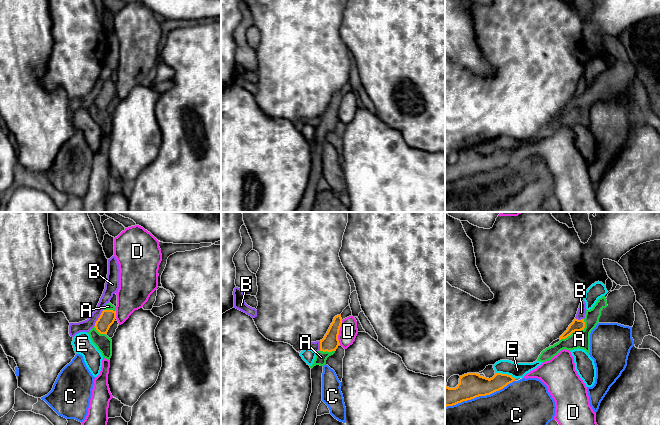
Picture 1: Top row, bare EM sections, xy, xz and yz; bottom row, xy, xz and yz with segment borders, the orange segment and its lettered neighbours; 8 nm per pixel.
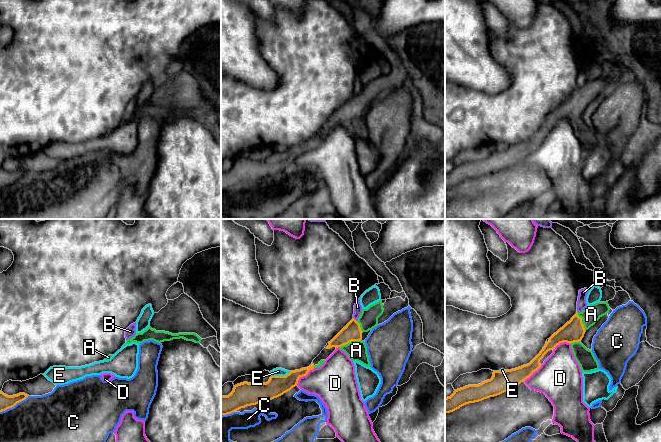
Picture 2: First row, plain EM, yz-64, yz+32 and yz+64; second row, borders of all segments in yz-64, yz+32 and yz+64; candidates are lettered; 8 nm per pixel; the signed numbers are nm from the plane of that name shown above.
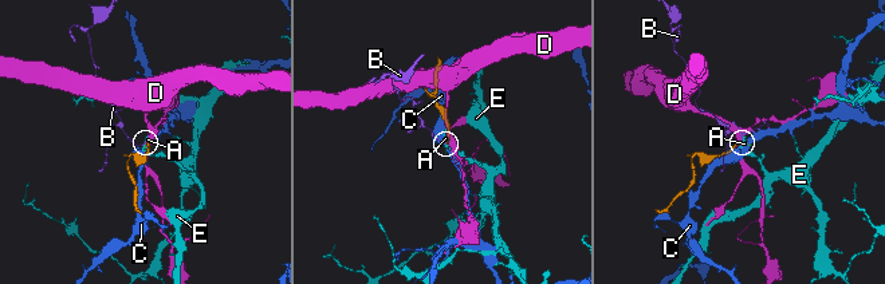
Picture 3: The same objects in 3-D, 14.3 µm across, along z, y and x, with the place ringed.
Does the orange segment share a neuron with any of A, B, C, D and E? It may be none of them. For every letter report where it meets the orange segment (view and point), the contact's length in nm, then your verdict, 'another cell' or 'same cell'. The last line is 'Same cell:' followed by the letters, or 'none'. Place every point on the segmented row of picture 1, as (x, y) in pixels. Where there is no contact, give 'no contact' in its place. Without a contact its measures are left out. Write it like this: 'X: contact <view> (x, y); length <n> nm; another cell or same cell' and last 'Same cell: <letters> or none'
A: contact yz (576, 330); length 260 nm; same cell
B: contact xy (98, 318); length 160 nm; another cell
C: contact yz (479, 395); length 600 nm; another cell
D: contact xz (338, 332); length 200 nm; another cell
E: contact yz (505, 374); length 170 nm; another cell
Same cell: A

